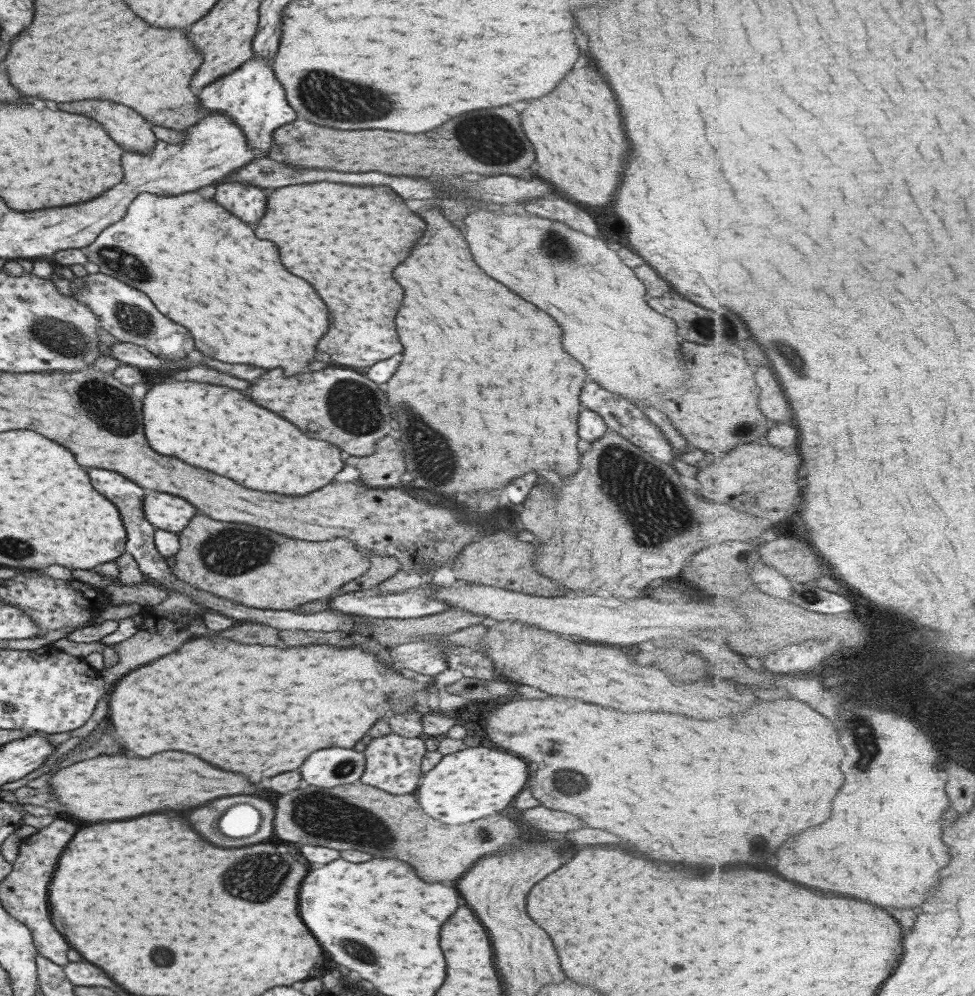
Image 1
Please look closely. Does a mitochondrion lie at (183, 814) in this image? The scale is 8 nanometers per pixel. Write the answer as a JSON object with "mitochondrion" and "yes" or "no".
{"mitochondrion":"no"}

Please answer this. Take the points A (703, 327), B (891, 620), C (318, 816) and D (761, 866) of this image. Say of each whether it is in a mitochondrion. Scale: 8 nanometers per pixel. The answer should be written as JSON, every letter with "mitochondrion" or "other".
{"A":"mitochondrion","B":"other","C":"mitochondrion","D":"other"}

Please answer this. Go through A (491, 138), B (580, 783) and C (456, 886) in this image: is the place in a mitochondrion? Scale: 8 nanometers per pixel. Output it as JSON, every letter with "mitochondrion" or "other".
{"A":"mitochondrion","B":"mitochondrion","C":"other"}

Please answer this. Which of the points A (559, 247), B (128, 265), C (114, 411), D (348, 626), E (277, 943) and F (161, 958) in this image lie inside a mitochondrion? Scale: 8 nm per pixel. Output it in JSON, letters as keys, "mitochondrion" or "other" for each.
{"A":"mitochondrion","B":"mitochondrion","C":"mitochondrion","D":"other","E":"other","F":"mitochondrion"}

